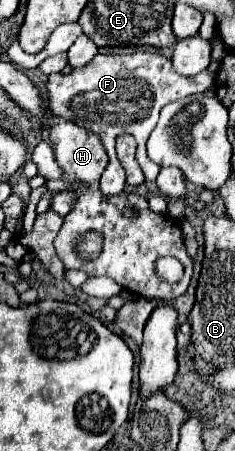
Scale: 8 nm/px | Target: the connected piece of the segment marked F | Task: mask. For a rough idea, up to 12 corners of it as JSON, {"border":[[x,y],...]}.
{"border":[[159,53],[97,55],[49,75],[49,113],[97,133],[117,195],[126,173],[115,139],[145,147],[159,111],[215,89],[179,77]]}

